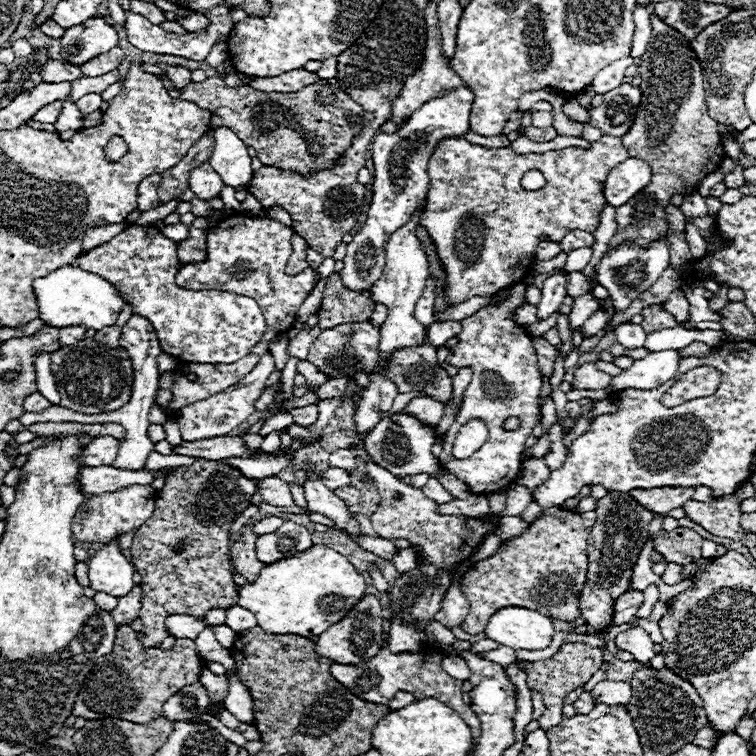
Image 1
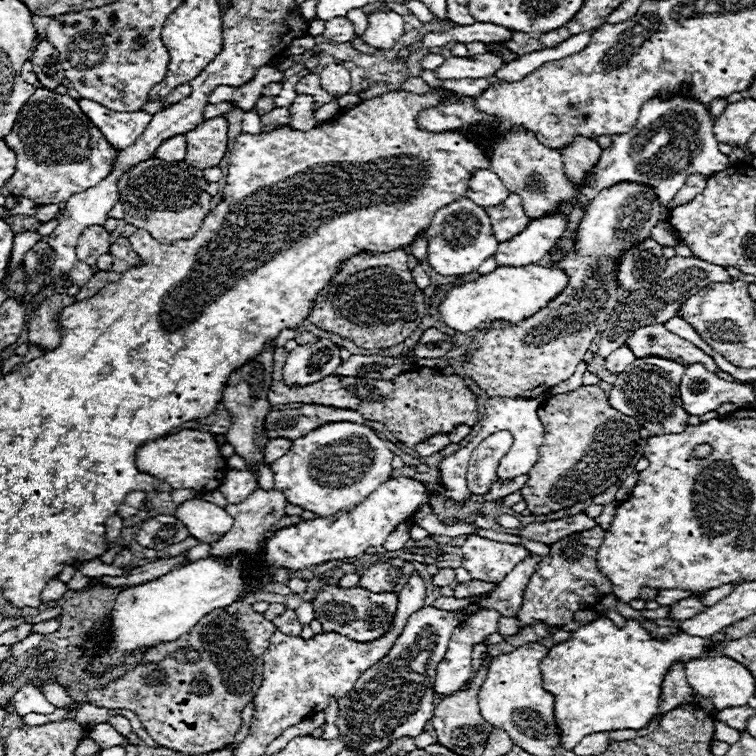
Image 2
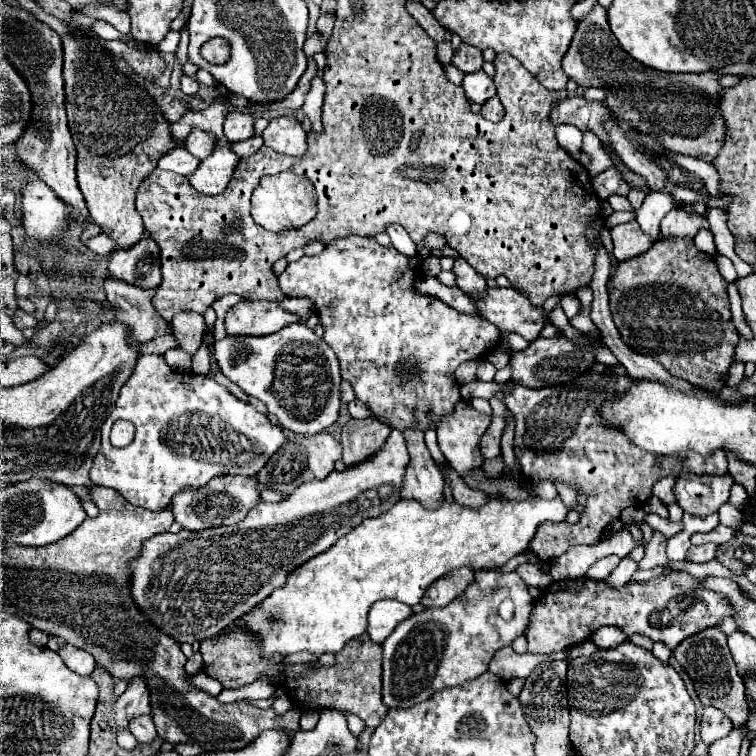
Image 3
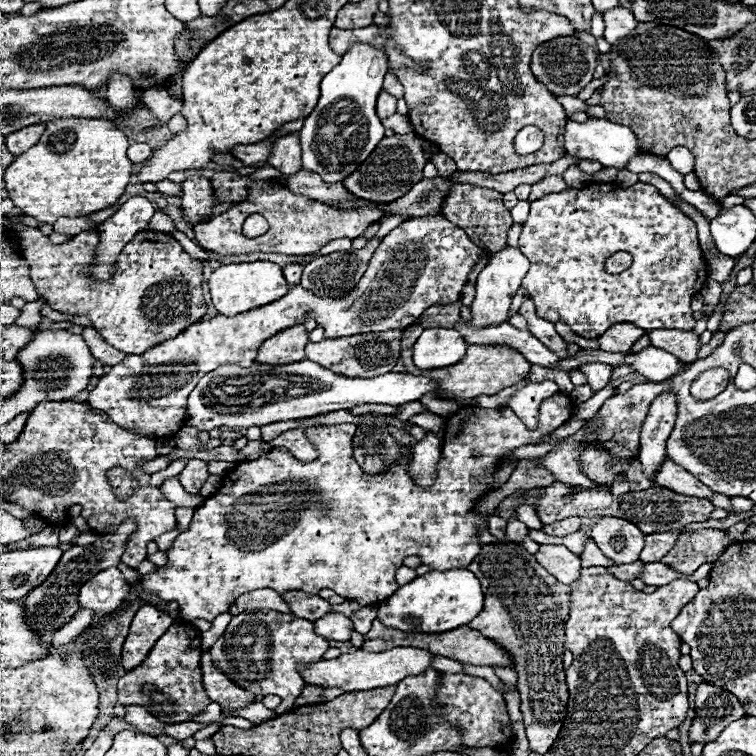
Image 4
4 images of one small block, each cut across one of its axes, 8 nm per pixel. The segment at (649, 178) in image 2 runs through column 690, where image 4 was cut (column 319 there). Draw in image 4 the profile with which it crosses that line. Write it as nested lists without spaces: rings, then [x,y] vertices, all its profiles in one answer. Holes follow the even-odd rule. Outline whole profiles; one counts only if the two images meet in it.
[[[354,44],[342,62],[322,78],[322,94],[318,106],[306,118],[300,130],[302,166],[316,172],[326,182],[342,182],[350,176],[384,138],[384,126],[376,116],[376,98],[388,72],[388,56],[370,44]]]

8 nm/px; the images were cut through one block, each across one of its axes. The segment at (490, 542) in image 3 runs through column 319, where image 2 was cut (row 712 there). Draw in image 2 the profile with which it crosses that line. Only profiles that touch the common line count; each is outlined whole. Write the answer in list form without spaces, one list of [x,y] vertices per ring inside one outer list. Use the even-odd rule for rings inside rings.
[[[598,618],[590,624],[580,626],[576,632],[570,632],[566,642],[550,648],[548,656],[540,666],[544,674],[542,686],[554,694],[556,724],[562,734],[562,746],[566,750],[572,750],[584,736],[590,736],[590,734],[624,730],[624,728],[630,728],[630,730],[644,728],[658,712],[662,680],[668,674],[668,670],[676,662],[686,664],[690,660],[706,658],[706,656],[712,656],[706,638],[692,638],[682,630],[666,638],[656,638],[638,620],[626,620],[626,624],[618,628],[616,624],[612,624],[612,620]]]

